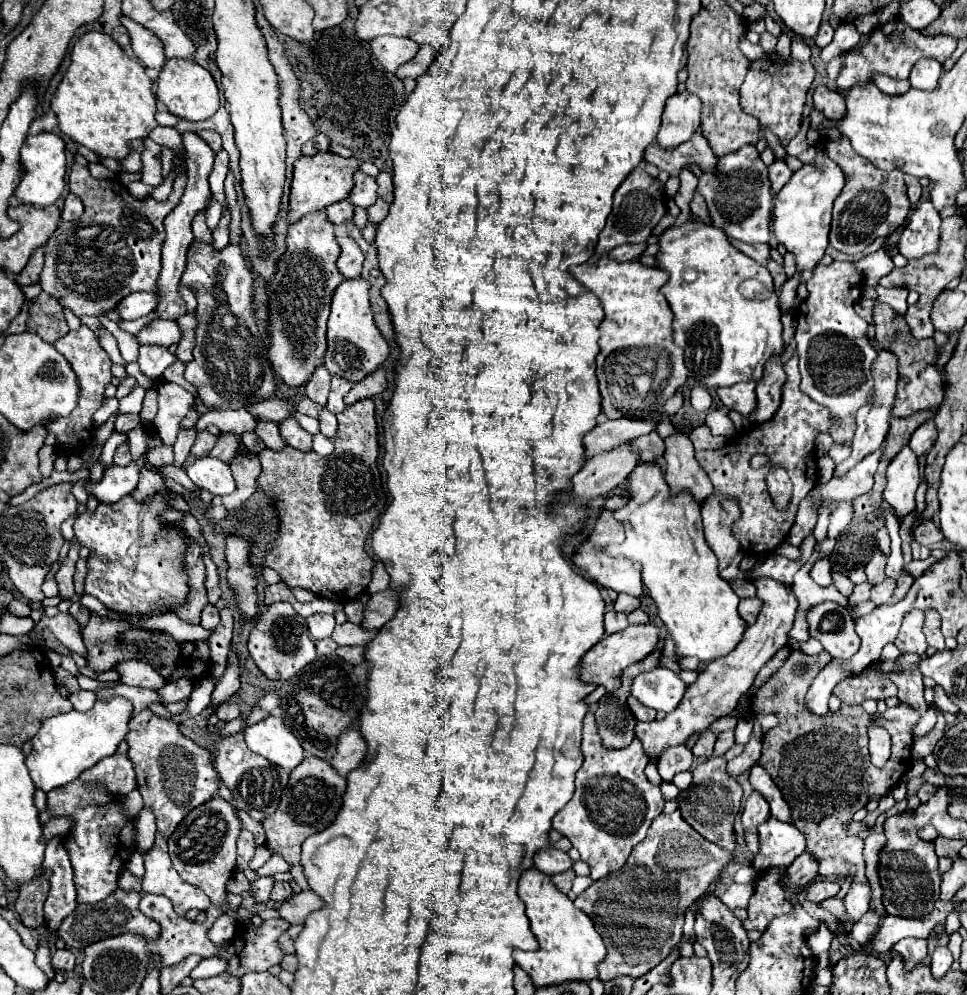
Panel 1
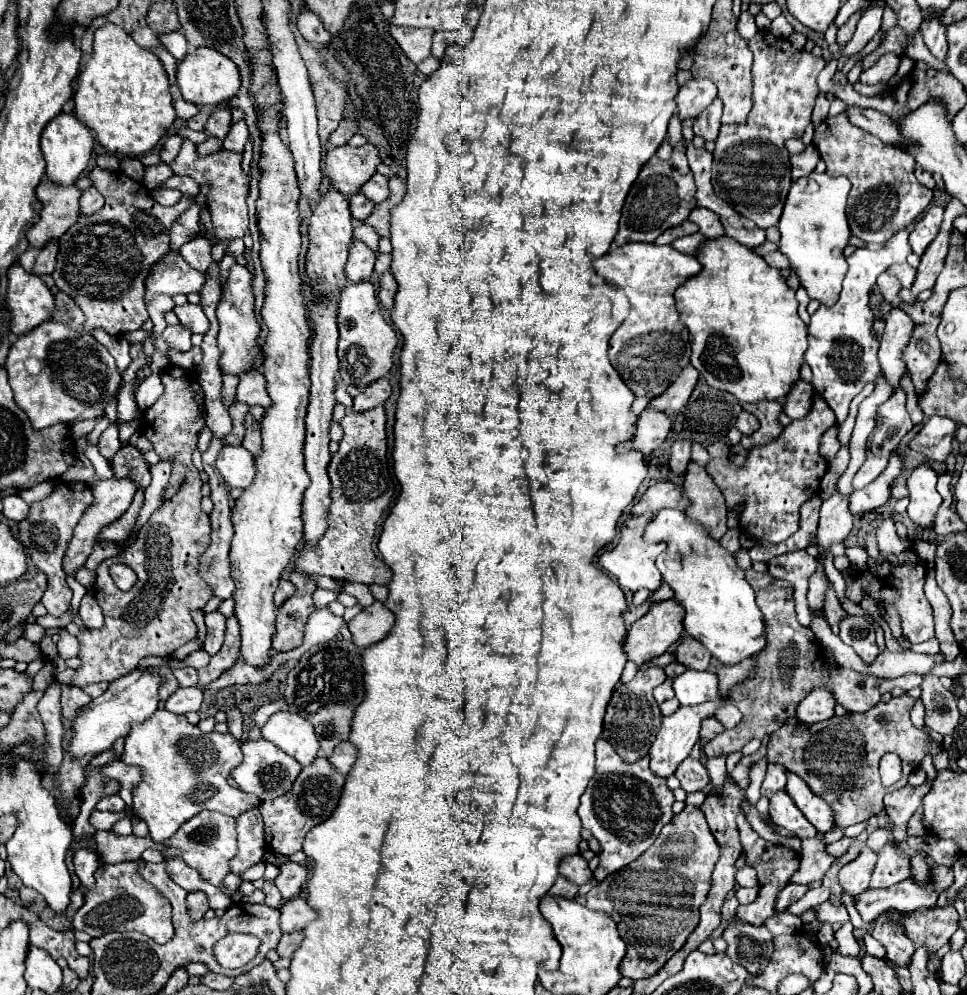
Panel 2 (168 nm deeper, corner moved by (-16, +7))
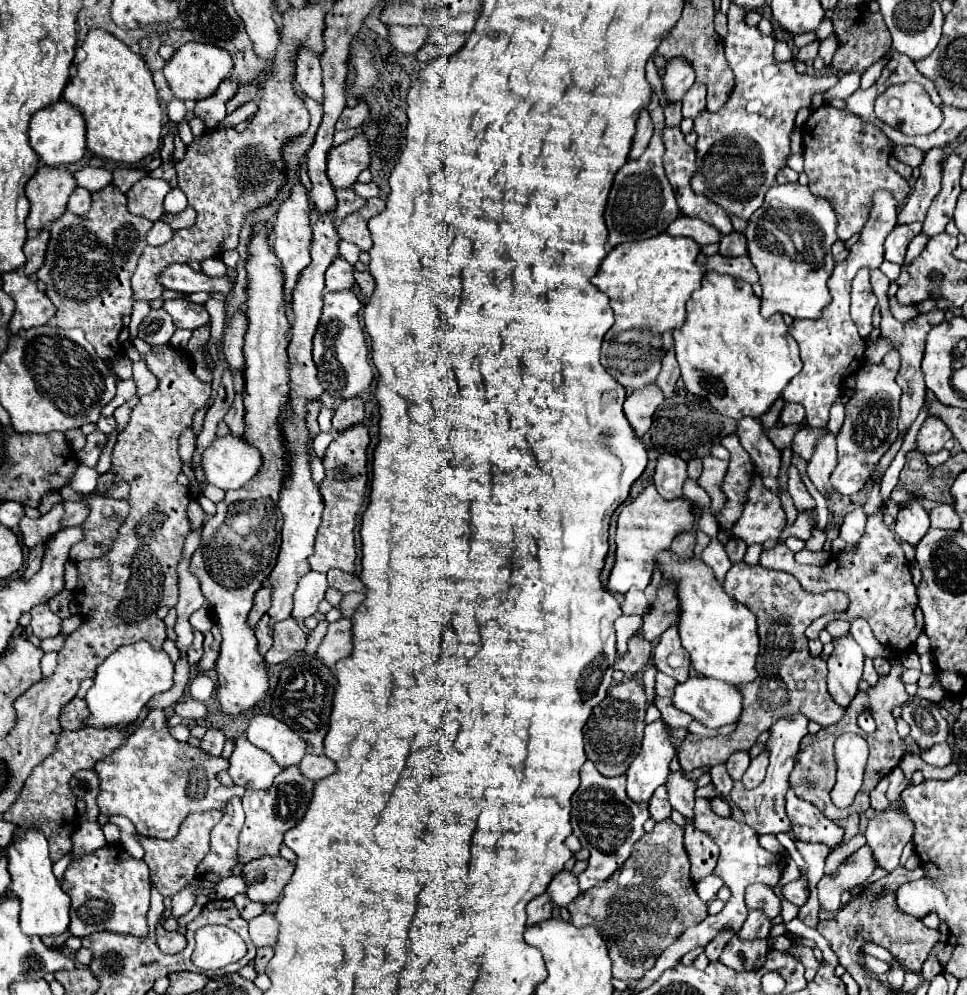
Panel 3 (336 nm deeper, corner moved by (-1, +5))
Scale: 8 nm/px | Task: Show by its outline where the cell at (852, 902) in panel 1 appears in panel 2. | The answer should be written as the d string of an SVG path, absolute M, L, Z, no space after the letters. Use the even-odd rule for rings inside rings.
M888 842L878 852L878 864L872 872L870 888L890 888L892 884L898 884L900 880L910 878L910 872L912 872L910 856L894 842Z

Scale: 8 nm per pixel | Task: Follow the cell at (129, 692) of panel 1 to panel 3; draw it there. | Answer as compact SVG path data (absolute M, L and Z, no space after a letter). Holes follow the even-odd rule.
M187 698L187 700L177 702L177 704L173 706L173 710L175 710L175 714L179 714L179 716L183 716L183 718L191 718L191 720L195 720L195 722L205 720L205 716L207 716L205 704L203 704L203 702L197 702L197 700L193 700L193 698Z

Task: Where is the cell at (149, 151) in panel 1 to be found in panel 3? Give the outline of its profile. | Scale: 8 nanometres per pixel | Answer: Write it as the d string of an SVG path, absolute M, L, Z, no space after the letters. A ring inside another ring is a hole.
M309 2L307 6L303 8L289 8L283 12L283 28L281 28L281 44L277 48L277 56L275 56L275 76L271 76L263 90L261 90L261 98L259 98L259 110L255 112L253 116L253 122L247 126L245 132L235 132L235 130L219 130L219 128L213 128L213 130L205 130L205 134L201 138L195 138L193 144L187 146L187 152L185 152L185 158L181 162L175 164L175 170L177 170L177 182L179 182L179 188L185 192L187 200L189 200L189 206L195 208L197 212L197 220L191 228L185 228L185 230L177 230L173 234L173 238L163 244L163 246L147 246L139 258L139 264L137 264L137 270L131 278L131 288L133 288L133 300L155 300L161 296L163 288L161 284L157 282L157 274L173 264L173 262L187 262L187 260L207 260L207 258L213 258L213 256L219 256L223 254L225 250L233 250L237 246L237 240L239 240L239 230L241 230L241 224L243 224L243 218L249 210L257 208L257 206L263 206L267 204L271 198L275 198L277 190L281 188L281 184L285 182L285 164L283 164L283 158L281 158L281 146L297 136L297 134L303 134L309 126L309 112L303 108L303 102L295 96L295 90L293 90L293 72L295 72L295 66L293 66L293 54L297 50L299 44L305 44L309 46L313 52L317 54L323 54L323 30L325 30L325 10L321 4L317 2Z

